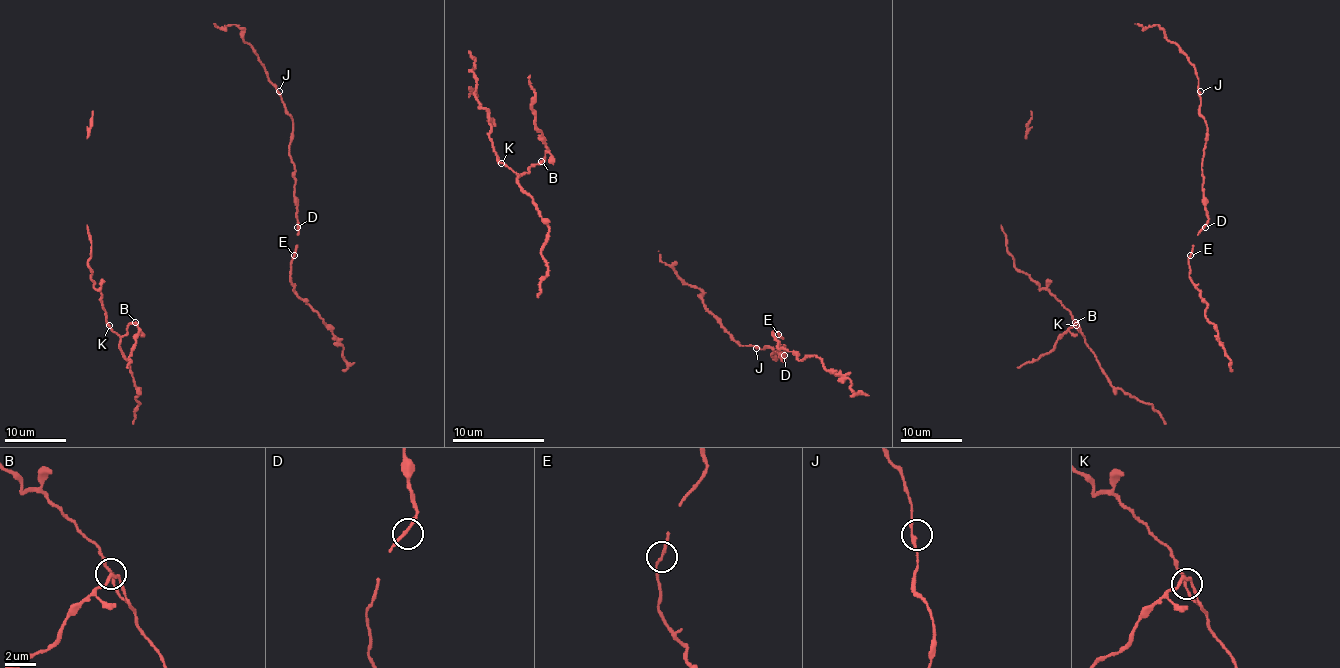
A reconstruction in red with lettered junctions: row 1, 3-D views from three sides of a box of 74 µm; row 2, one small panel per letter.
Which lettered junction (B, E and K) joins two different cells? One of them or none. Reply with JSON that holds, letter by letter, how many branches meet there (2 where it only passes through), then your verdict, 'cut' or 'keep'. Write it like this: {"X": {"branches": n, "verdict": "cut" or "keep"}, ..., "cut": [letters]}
{"B": {"branches": 2, "verdict": "keep"}, "E": {"branches": 2, "verdict": "keep"}, "K": {"branches": 2, "verdict": "keep"}, "cut": []}

